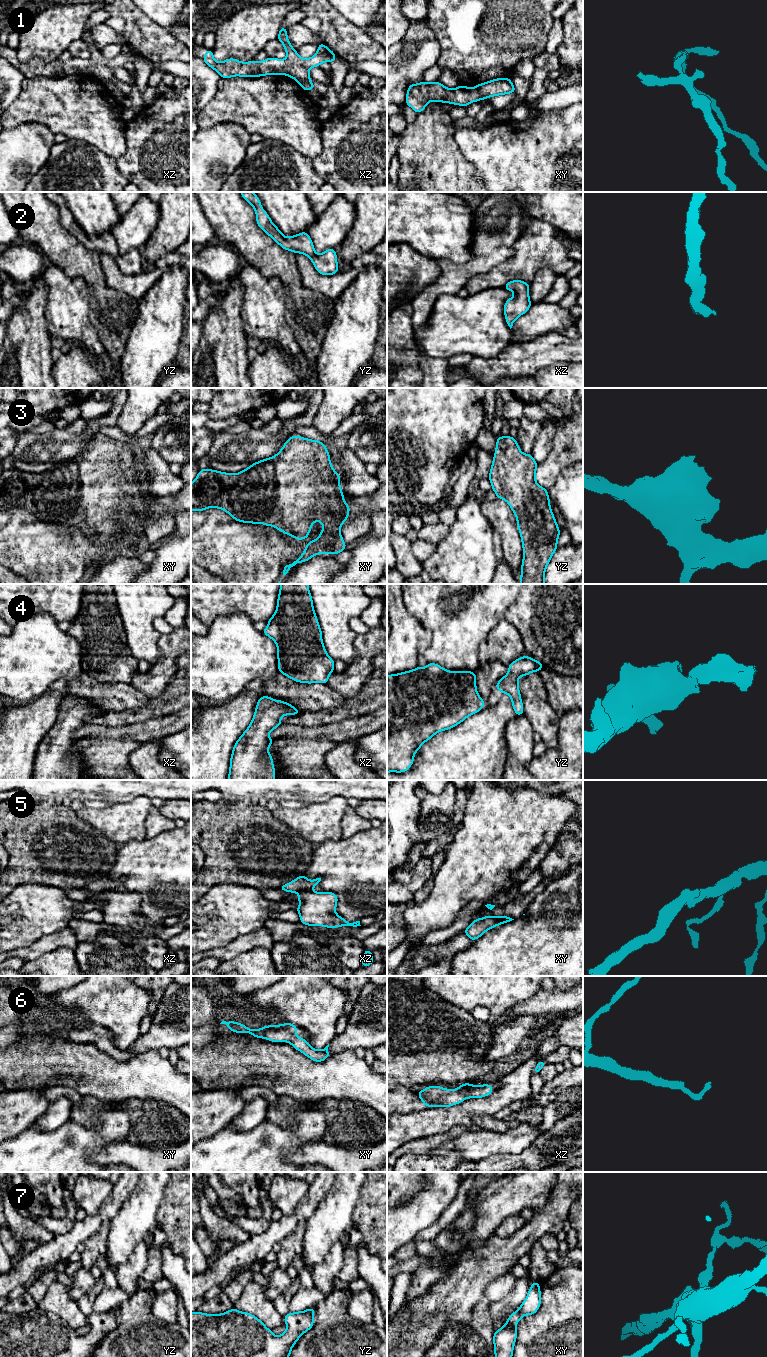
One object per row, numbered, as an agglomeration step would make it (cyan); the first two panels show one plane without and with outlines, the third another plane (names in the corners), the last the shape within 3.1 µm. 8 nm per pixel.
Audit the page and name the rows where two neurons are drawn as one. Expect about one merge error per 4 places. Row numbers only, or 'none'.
5

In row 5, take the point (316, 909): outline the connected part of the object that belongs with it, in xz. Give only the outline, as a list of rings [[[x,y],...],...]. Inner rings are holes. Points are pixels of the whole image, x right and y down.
[[[302,891],[297,900],[301,904],[295,910],[300,914],[300,922],[305,925],[327,928],[361,926],[360,921],[347,922],[335,912],[338,898],[333,892]]]

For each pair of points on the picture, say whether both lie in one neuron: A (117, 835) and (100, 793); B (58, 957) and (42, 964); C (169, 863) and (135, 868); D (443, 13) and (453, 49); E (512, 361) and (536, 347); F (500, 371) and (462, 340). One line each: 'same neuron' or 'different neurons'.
A: different neurons
B: same neuron
C: same neuron
D: same neuron
E: same neuron
F: different neurons

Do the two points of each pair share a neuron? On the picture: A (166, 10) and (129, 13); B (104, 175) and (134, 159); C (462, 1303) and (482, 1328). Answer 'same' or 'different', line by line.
A: different
B: different
C: different

